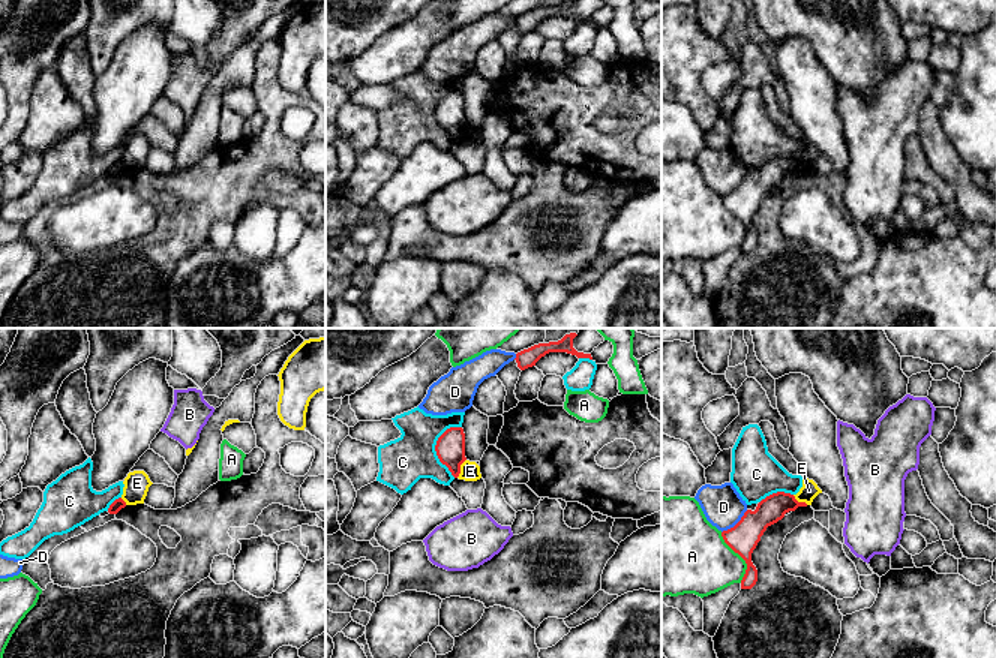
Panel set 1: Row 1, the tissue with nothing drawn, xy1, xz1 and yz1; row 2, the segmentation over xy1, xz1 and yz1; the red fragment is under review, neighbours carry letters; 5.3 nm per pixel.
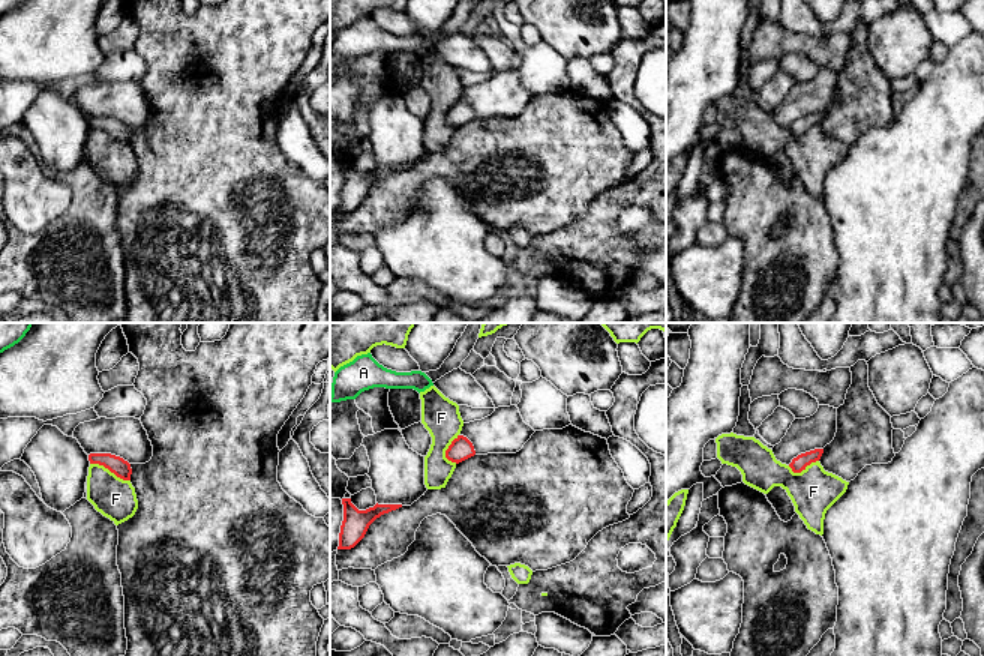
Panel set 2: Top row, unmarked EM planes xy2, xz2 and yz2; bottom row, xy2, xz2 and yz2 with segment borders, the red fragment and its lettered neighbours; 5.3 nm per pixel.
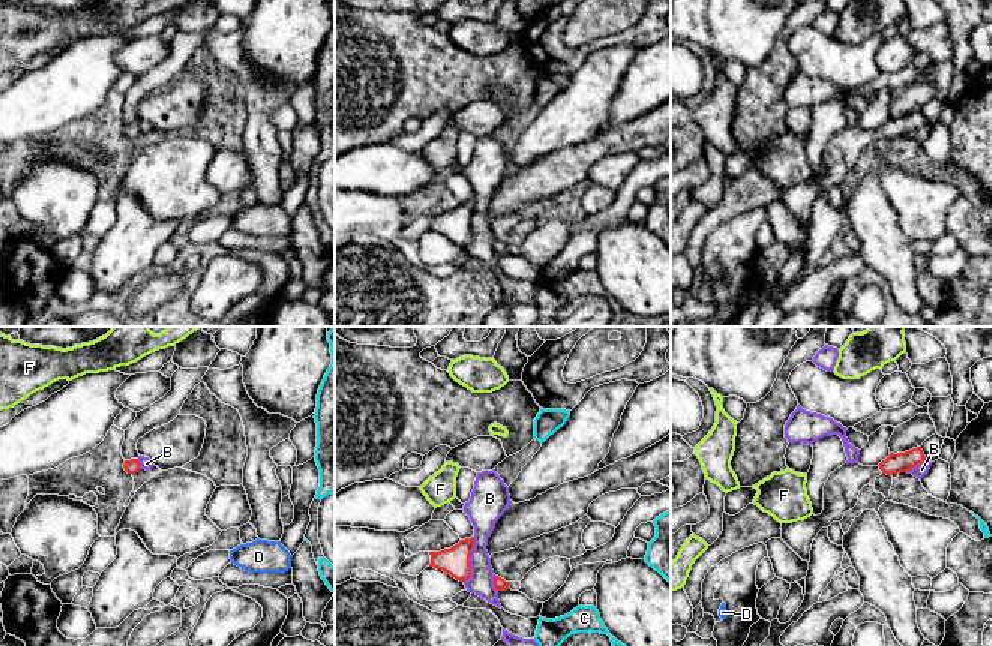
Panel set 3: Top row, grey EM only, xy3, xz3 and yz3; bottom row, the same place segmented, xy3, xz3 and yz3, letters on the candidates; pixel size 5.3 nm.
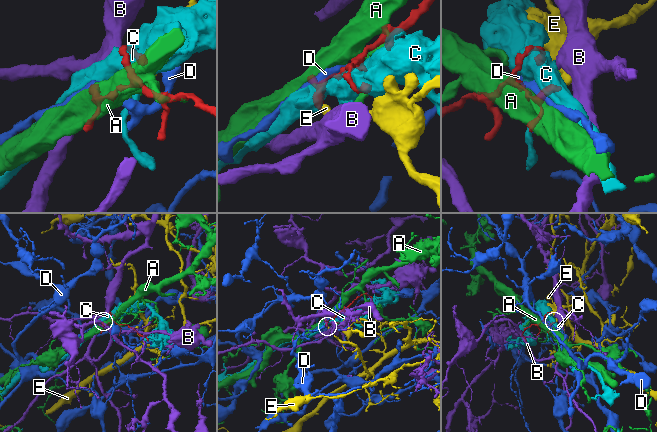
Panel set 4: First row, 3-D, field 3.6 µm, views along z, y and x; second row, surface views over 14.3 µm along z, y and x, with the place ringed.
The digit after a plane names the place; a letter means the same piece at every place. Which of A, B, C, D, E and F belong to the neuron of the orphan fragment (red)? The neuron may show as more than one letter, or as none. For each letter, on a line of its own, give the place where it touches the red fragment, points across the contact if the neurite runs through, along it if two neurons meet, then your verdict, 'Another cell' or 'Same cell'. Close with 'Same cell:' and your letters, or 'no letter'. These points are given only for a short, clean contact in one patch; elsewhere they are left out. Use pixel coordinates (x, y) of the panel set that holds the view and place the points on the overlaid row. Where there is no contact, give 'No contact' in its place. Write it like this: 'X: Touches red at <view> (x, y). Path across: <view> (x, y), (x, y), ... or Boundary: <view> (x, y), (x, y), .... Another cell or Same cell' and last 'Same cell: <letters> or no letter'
A: Touches red at yz1 (741, 556). Another cell
B: Touches red at xz3 (468, 559). Boundary: xz3 (474, 537), (470, 576), (464, 582). Another cell
C: Touches red at xz1 (435, 447). Another cell
D: Touches red at yz1 (737, 523). Another cell
E: Touches red at xz1 (459, 468). Boundary: xz1 (465, 459), (456, 477). Another cell
F: Touches red at xy2 (110, 470). Boundary: xy2 (90, 463), (98, 463), (129, 481). Another cell
Same cell: no letter

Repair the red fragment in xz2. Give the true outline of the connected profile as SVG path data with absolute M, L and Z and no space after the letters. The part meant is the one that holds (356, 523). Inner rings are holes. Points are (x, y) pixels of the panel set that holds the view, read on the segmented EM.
M342 498L344 521L339 533L338 549L354 548L366 534L369 525L384 513L402 507L402 504L375 504L366 510L358 510L351 498Z

